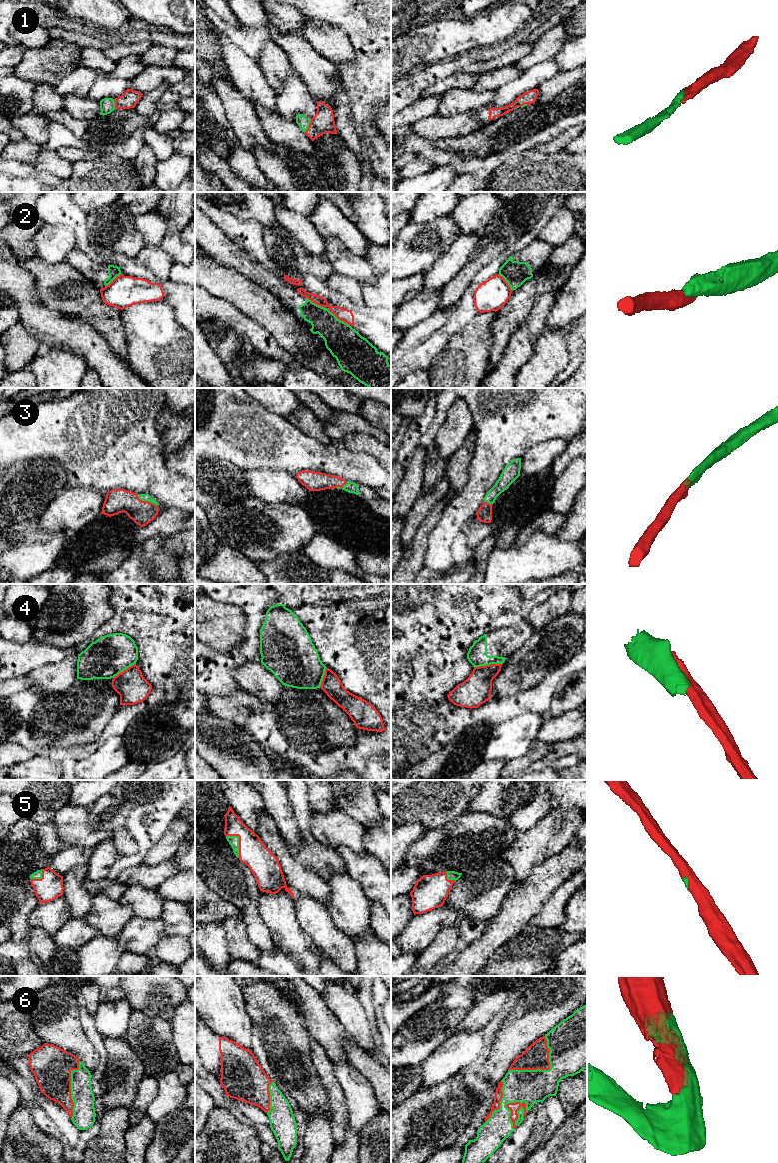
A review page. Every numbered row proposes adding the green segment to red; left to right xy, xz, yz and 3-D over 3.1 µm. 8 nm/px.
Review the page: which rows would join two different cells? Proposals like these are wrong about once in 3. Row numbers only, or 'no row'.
2, 4

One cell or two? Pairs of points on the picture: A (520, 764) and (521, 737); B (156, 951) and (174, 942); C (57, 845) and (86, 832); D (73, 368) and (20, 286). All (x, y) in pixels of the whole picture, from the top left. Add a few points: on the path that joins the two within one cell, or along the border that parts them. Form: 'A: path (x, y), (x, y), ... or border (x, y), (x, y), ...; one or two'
A: border (536, 740), (522, 756), (506, 762); two
B: path (160, 951), (165, 951), (170, 946); one
C: border (51, 821), (58, 837), (66, 846); two
D: border (50, 347), (70, 350), (80, 354), (83, 358); two

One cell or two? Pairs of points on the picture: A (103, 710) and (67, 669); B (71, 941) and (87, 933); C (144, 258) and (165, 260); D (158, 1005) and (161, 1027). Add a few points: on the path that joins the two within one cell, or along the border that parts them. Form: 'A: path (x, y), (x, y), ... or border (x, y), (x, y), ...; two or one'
A: border (76, 678), (68, 688), (57, 692); two
B: path (75, 937), (79, 933), (83, 933); one
C: path (149, 258), (160, 260); one
D: border (137, 1011), (169, 1021); two

